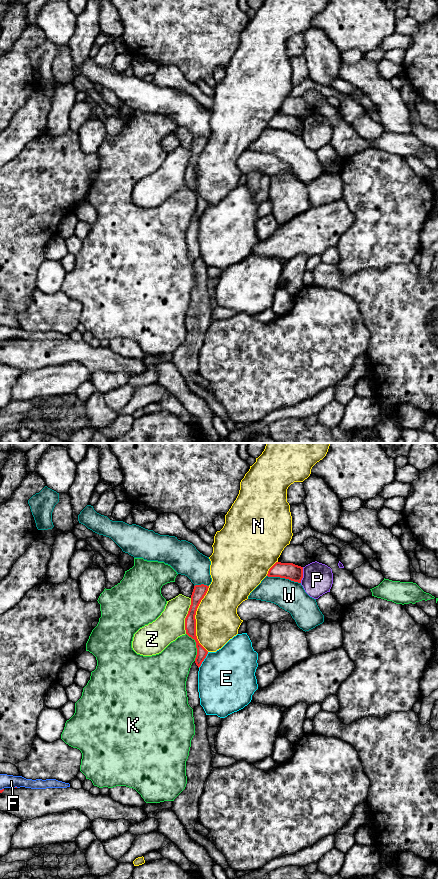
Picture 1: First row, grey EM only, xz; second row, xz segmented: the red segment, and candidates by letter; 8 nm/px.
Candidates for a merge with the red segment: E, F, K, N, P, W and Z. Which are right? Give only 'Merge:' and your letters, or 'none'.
Merge: none

